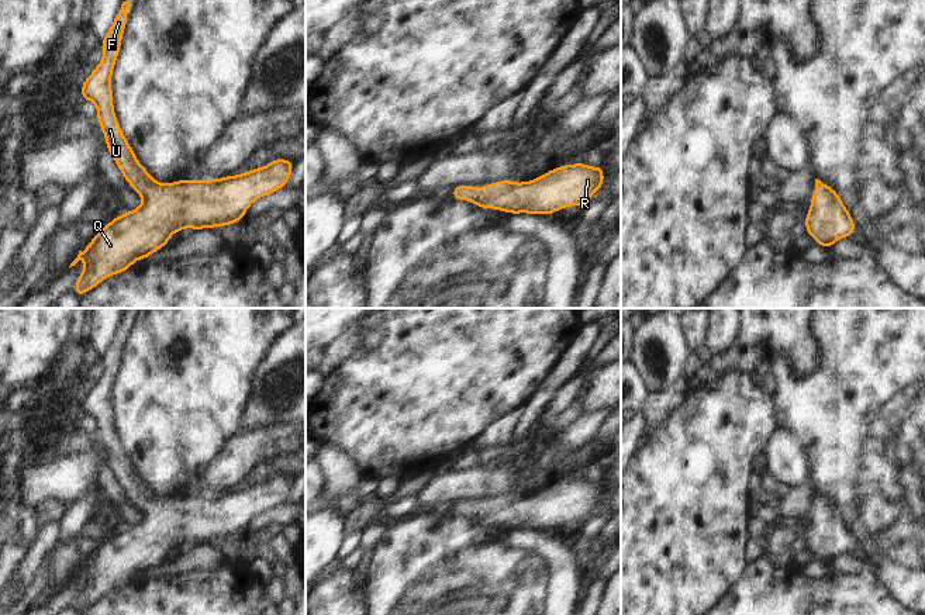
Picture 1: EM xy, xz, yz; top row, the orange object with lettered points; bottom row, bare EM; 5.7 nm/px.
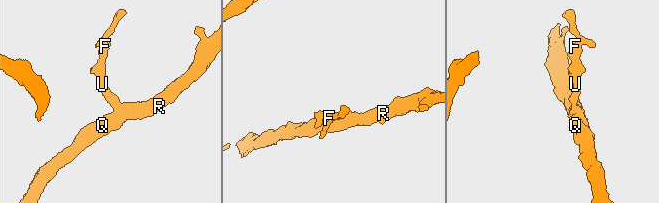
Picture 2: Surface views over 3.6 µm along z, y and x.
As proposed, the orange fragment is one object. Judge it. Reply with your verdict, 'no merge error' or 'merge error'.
no merge error

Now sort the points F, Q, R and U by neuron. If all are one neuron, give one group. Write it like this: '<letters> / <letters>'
F Q R U

